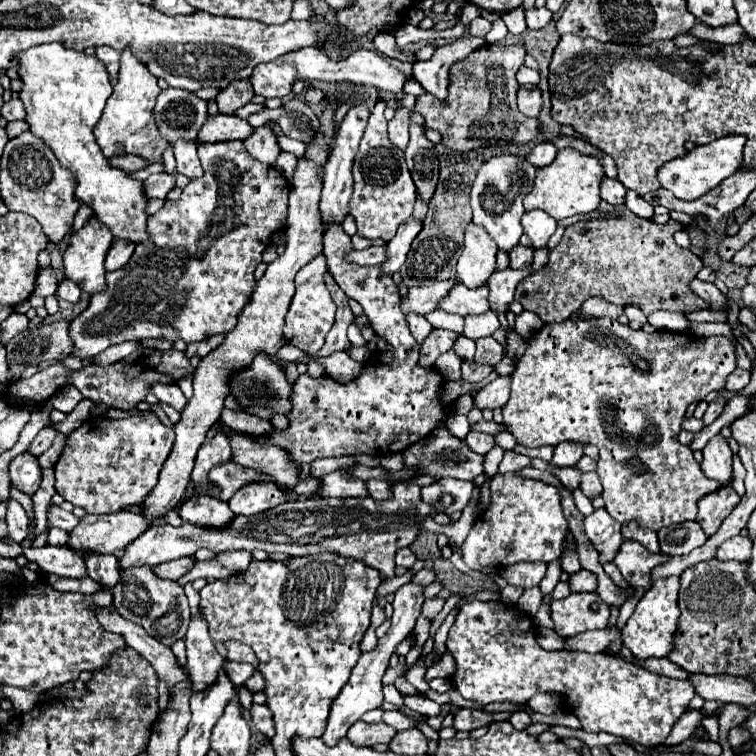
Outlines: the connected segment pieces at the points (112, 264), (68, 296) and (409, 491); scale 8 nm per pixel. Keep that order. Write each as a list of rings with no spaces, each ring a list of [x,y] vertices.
[[[114,240],[112,248],[108,250],[106,256],[106,270],[118,270],[122,266],[126,266],[126,262],[130,260],[130,256],[134,254],[134,244],[130,244],[128,240]]]
[[[64,278],[64,280],[60,280],[60,284],[58,284],[56,296],[62,298],[62,300],[66,300],[66,302],[70,302],[70,304],[78,304],[78,302],[80,302],[80,288],[78,288],[76,282]]]
[[[396,484],[392,486],[392,500],[386,502],[376,502],[372,498],[306,498],[306,500],[288,500],[284,504],[278,504],[278,508],[270,508],[270,512],[260,512],[258,516],[234,516],[230,522],[230,528],[198,528],[194,524],[182,524],[178,528],[170,524],[162,526],[150,526],[140,538],[136,538],[132,544],[120,552],[120,568],[130,568],[136,564],[148,564],[148,566],[158,566],[168,560],[176,560],[182,556],[194,556],[196,550],[208,548],[214,554],[218,552],[228,552],[228,550],[266,550],[266,552],[286,552],[292,556],[304,556],[304,554],[322,554],[322,552],[334,552],[344,558],[354,558],[360,560],[376,570],[380,570],[382,576],[394,578],[394,554],[398,548],[410,546],[414,538],[420,532],[420,522],[430,516],[430,506],[422,502],[420,498],[420,488],[418,486],[406,486],[406,484]]]

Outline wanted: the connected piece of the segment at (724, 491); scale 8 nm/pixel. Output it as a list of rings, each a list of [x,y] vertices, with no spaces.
[[[730,486],[718,488],[716,492],[706,494],[702,496],[702,500],[698,500],[696,522],[702,526],[702,530],[708,536],[712,536],[738,502],[740,502],[740,496],[734,492],[734,488]]]

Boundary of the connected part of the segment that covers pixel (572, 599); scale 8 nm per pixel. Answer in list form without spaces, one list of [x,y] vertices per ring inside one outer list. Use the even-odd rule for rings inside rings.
[[[572,592],[562,600],[550,602],[550,616],[556,632],[568,638],[586,630],[606,628],[610,610],[596,592]]]

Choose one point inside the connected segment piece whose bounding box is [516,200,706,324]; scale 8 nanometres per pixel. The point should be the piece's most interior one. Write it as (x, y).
(627, 260)

